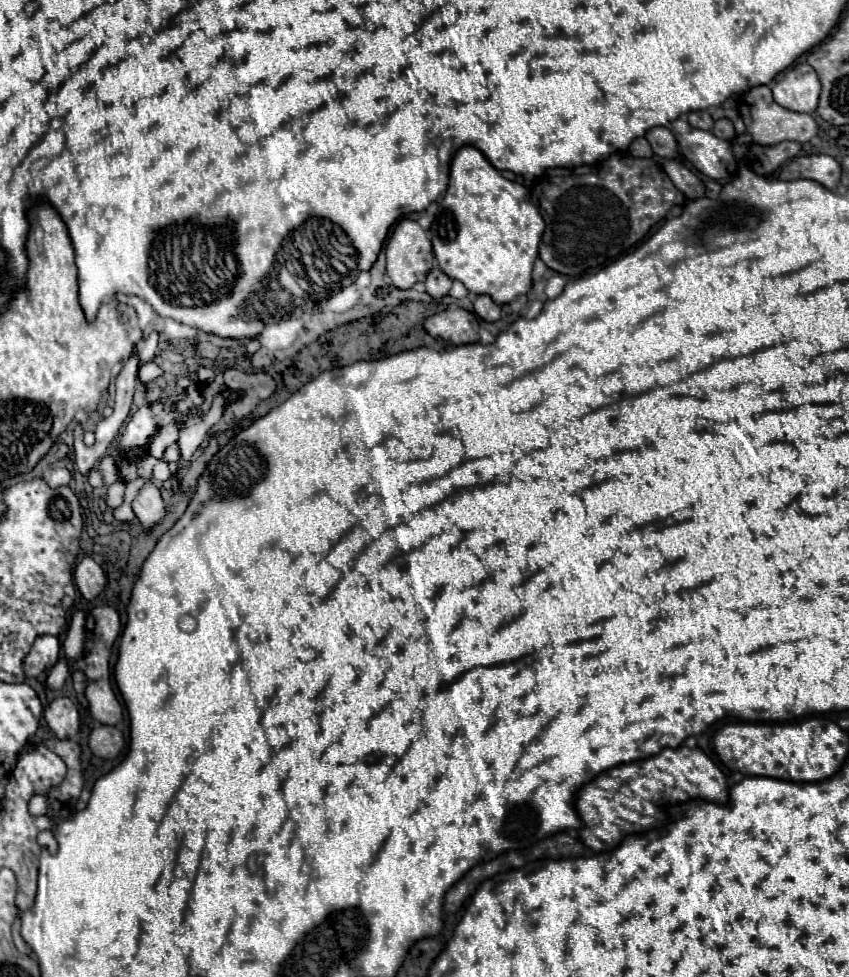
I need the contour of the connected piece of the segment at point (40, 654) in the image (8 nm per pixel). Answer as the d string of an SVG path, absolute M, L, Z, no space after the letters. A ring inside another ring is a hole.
M40 635L28 657L24 659L24 673L26 677L38 677L40 673L48 671L48 667L54 667L58 661L58 651L60 651L60 641L54 635Z

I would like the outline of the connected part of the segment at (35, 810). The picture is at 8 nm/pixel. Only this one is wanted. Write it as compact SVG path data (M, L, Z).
M34 795L34 797L30 799L30 813L32 813L32 815L44 815L44 813L48 813L46 797L42 797L42 795Z

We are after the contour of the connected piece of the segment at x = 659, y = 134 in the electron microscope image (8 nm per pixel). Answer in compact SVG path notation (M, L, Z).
M654 127L654 129L650 129L646 133L646 139L648 139L654 155L658 155L662 159L678 159L678 155L680 155L678 143L676 143L674 135L670 131L666 131L666 127Z

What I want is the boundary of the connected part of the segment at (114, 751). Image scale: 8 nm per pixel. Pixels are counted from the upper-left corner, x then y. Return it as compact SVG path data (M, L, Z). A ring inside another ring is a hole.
M100 725L100 727L92 729L88 745L94 755L98 755L102 759L114 759L124 749L124 735L116 727Z

